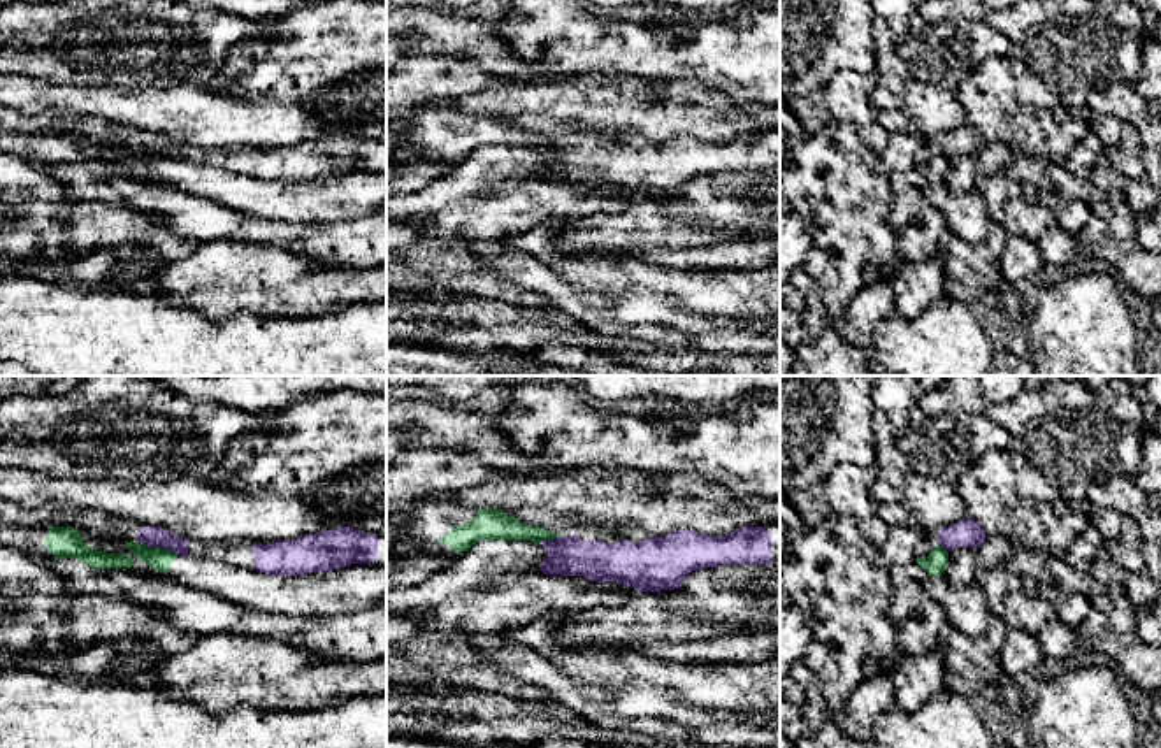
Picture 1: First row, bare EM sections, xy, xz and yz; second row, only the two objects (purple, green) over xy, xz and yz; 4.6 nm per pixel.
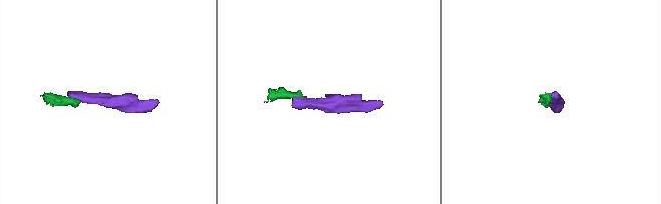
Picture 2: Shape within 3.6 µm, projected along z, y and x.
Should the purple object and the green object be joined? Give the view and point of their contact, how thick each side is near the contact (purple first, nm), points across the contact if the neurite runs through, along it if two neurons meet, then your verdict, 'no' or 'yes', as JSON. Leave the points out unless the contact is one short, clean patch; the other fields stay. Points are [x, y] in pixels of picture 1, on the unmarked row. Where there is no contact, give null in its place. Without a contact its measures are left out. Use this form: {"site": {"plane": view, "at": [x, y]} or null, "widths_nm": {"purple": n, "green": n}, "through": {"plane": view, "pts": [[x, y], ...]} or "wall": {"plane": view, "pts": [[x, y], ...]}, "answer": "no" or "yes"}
{"site": {"plane": "xy", "at": [158, 153]}, "widths_nm": {"purple": 100, "green": 100}, "wall": {"plane": "xy", "pts": [[137, 146], [178, 160]]}, "answer": "no"}

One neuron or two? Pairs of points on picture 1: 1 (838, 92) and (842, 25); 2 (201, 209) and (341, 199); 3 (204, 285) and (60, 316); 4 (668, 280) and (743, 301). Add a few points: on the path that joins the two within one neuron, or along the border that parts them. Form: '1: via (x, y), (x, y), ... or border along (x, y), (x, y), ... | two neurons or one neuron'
1: border along (872, 72), (838, 71), (822, 92) | two neurons
2: border along (195, 194), (250, 215), (273, 218) | two neurons
3: border along (151, 294), (195, 311) | two neurons
4: via (687, 285), (701, 292), (724, 294) | one neuron

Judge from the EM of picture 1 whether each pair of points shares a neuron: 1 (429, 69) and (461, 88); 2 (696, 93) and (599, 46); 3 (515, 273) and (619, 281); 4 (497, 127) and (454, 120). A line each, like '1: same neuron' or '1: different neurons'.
1: same neuron
2: different neurons
3: different neurons
4: same neuron

